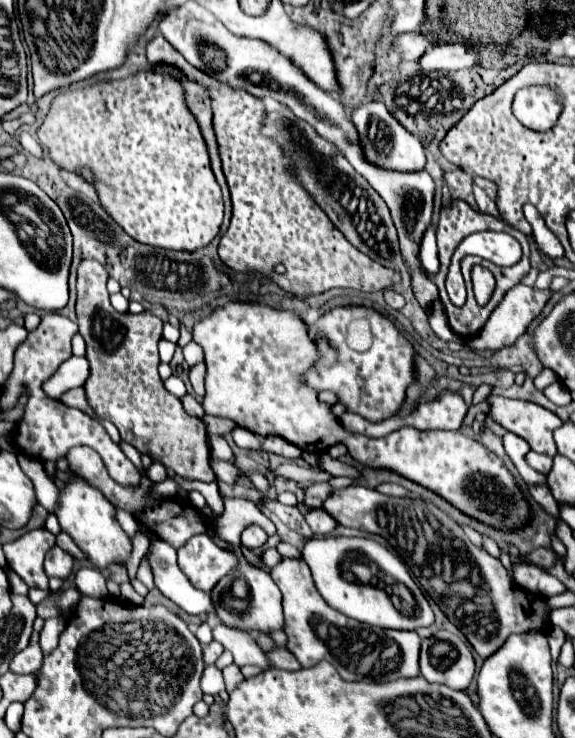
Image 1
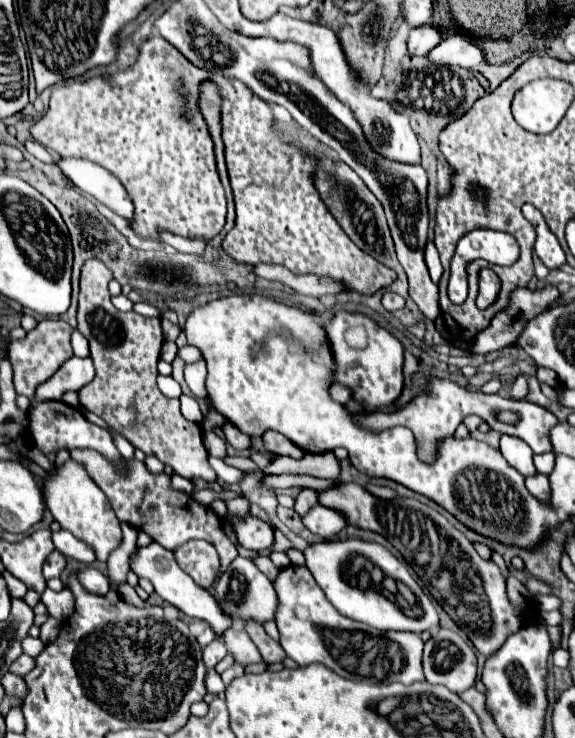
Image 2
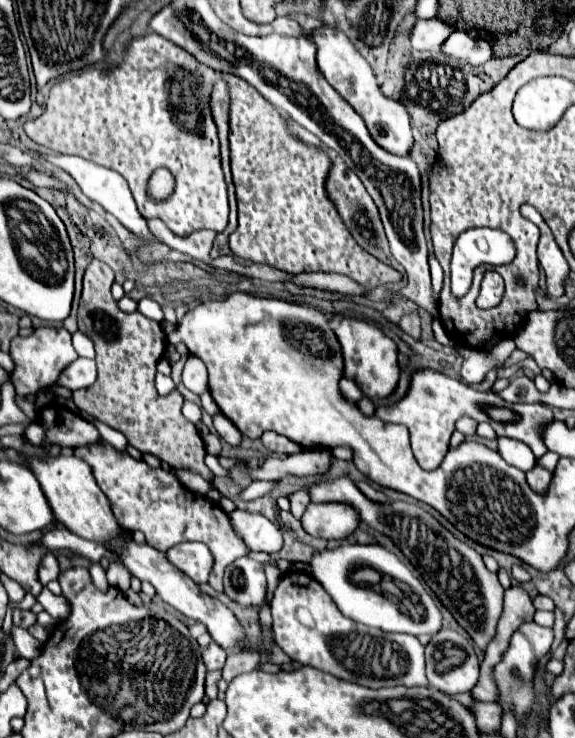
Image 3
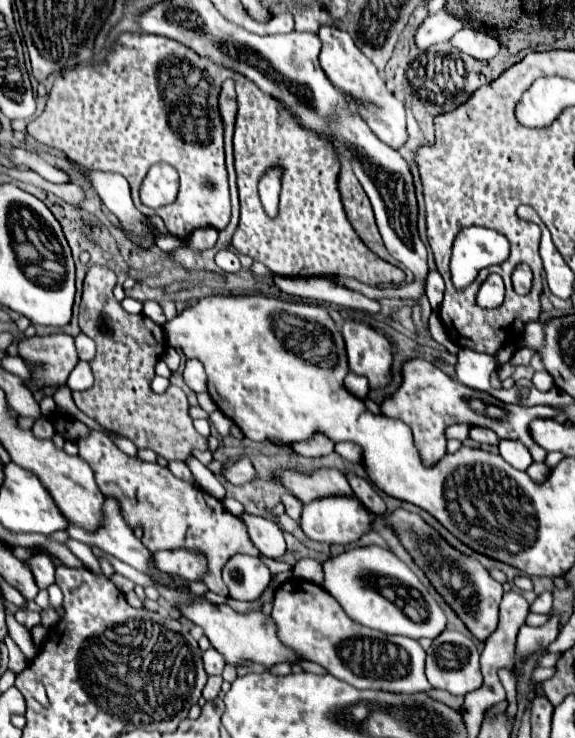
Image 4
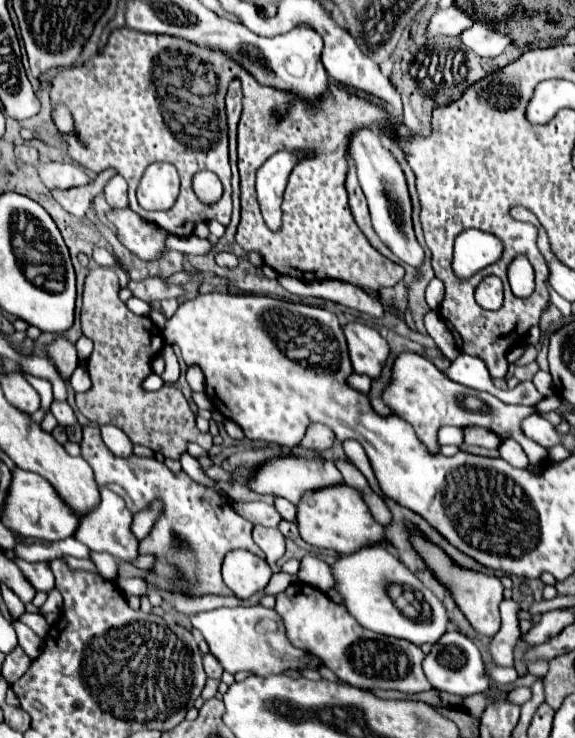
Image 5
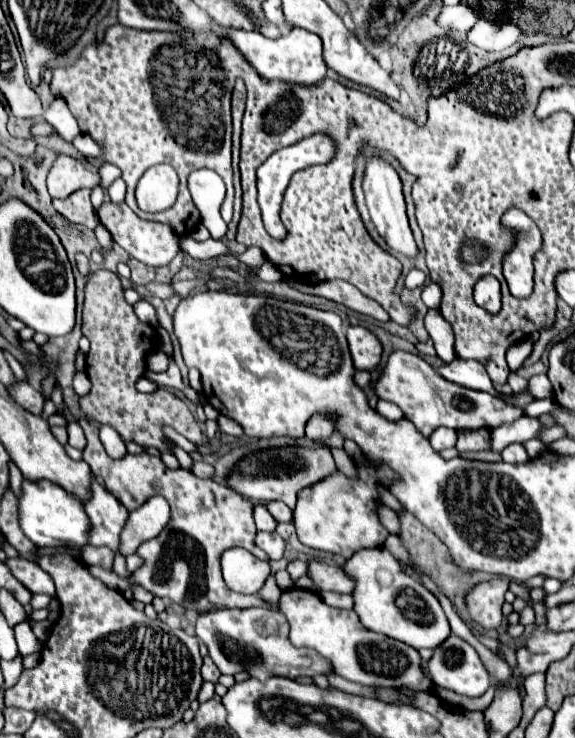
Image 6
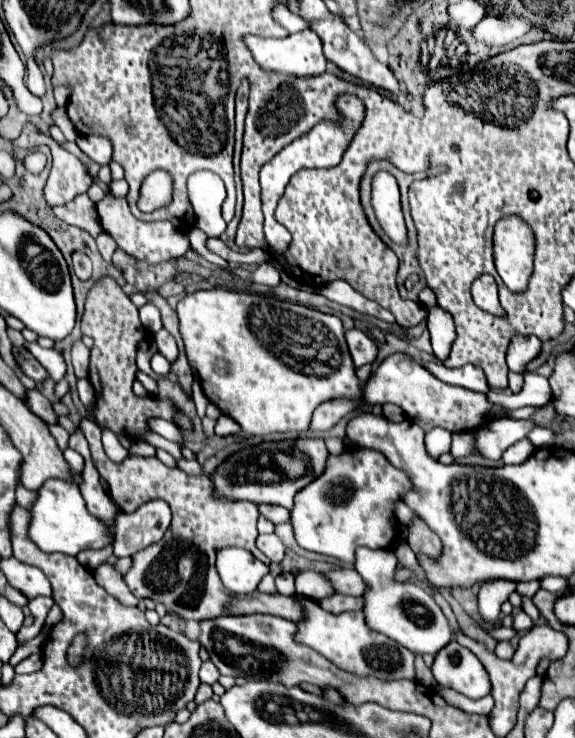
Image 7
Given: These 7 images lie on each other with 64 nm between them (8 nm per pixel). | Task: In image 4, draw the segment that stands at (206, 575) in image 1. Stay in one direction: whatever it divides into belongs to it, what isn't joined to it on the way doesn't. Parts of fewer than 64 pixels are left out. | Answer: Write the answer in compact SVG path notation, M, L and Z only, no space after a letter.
M176 548L176 550L156 552L154 564L168 574L180 574L192 582L202 580L208 568L206 556L194 548Z

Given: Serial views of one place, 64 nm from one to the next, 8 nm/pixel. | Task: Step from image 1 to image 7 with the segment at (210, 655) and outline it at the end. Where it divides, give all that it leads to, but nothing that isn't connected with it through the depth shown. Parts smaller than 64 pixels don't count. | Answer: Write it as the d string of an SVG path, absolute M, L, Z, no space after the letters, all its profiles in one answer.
M206 660L200 668L200 680L206 684L214 684L214 682L218 682L218 678L220 678L218 668L212 664L212 660Z

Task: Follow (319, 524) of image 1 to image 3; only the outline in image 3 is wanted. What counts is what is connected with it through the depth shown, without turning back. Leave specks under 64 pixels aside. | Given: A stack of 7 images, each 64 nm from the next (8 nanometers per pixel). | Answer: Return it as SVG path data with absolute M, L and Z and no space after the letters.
M310 504L302 516L302 526L308 534L324 540L340 540L356 530L358 512L342 504Z

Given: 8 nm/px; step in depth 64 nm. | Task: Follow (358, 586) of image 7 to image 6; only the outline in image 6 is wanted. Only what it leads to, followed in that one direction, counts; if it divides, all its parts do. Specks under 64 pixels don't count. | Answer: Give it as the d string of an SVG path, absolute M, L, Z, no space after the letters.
M310 560L310 562L308 562L308 572L306 572L306 576L314 582L314 586L316 586L318 592L336 590L336 592L350 594L350 590L352 590L352 584L350 584L348 576L346 576L340 568L328 566L328 564L324 564L324 562Z

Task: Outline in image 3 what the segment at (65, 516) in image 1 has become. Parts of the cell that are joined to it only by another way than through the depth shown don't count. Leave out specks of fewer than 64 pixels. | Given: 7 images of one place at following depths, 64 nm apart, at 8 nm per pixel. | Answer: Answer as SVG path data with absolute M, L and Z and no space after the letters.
M28 456L28 462L30 462L30 470L34 472L34 476L38 478L38 482L42 486L44 496L48 498L48 504L52 506L54 518L64 528L68 528L72 534L76 534L80 538L88 538L88 540L108 548L110 540L116 536L116 532L120 532L120 526L116 524L110 502L104 496L104 492L98 488L96 480L90 472L90 466L74 456L56 456L56 458L46 456L46 460Z

